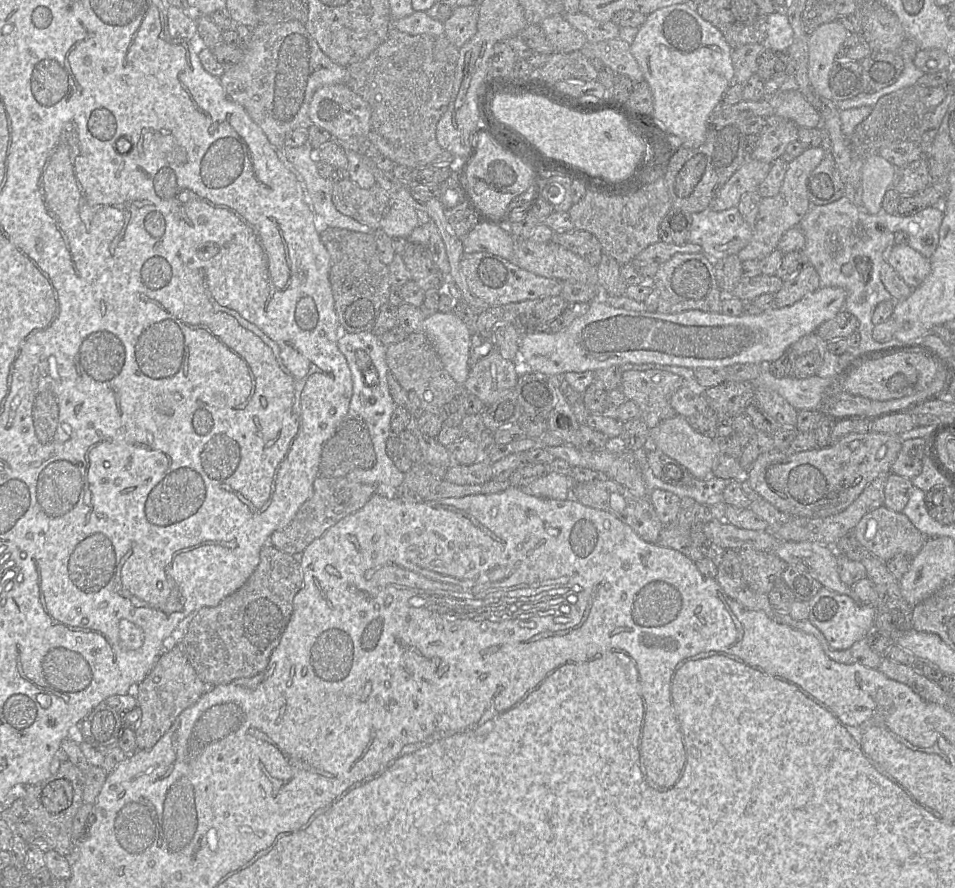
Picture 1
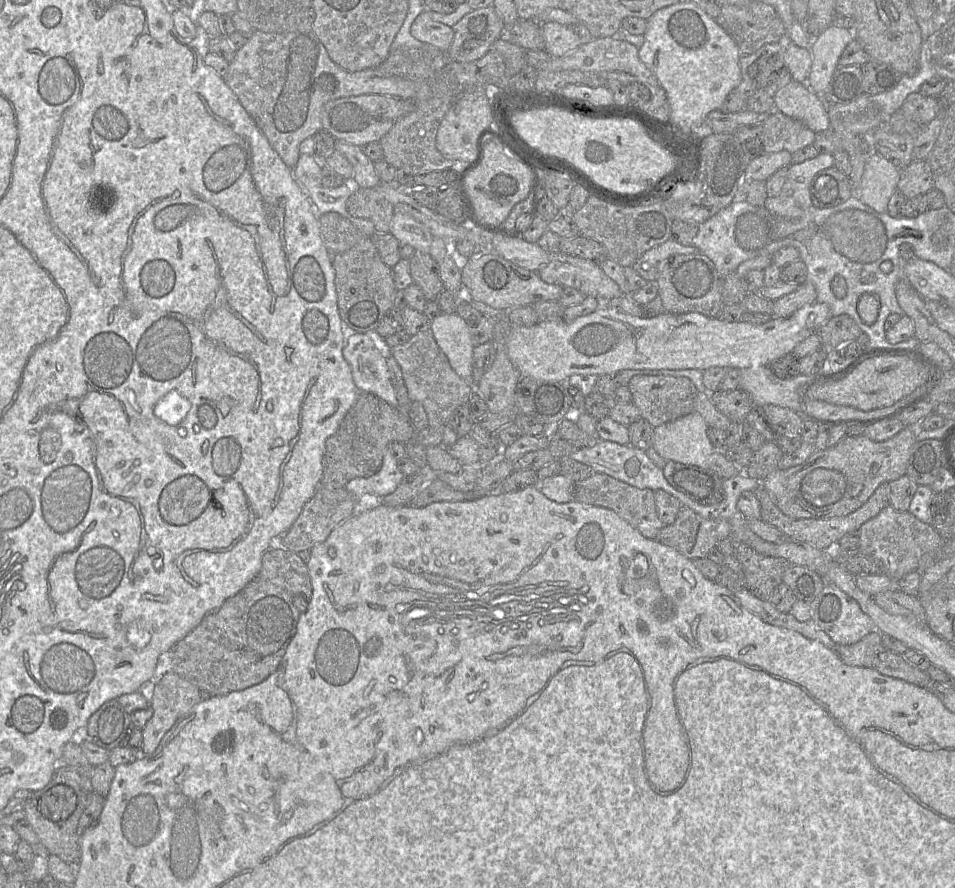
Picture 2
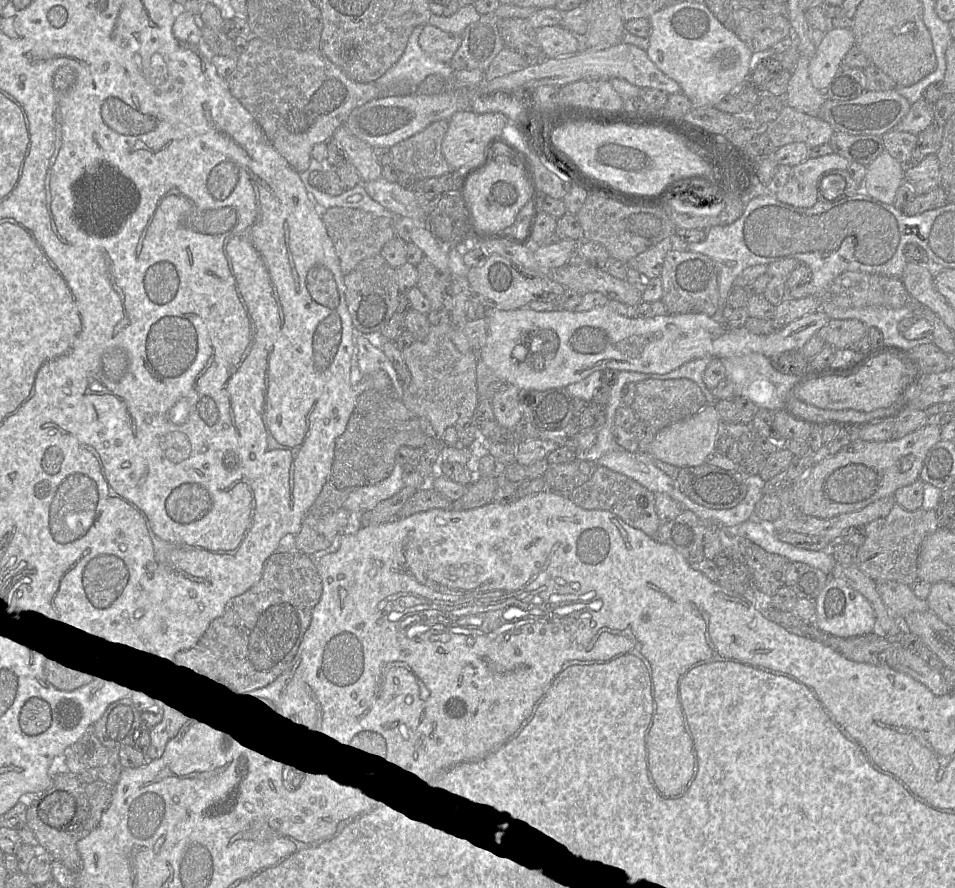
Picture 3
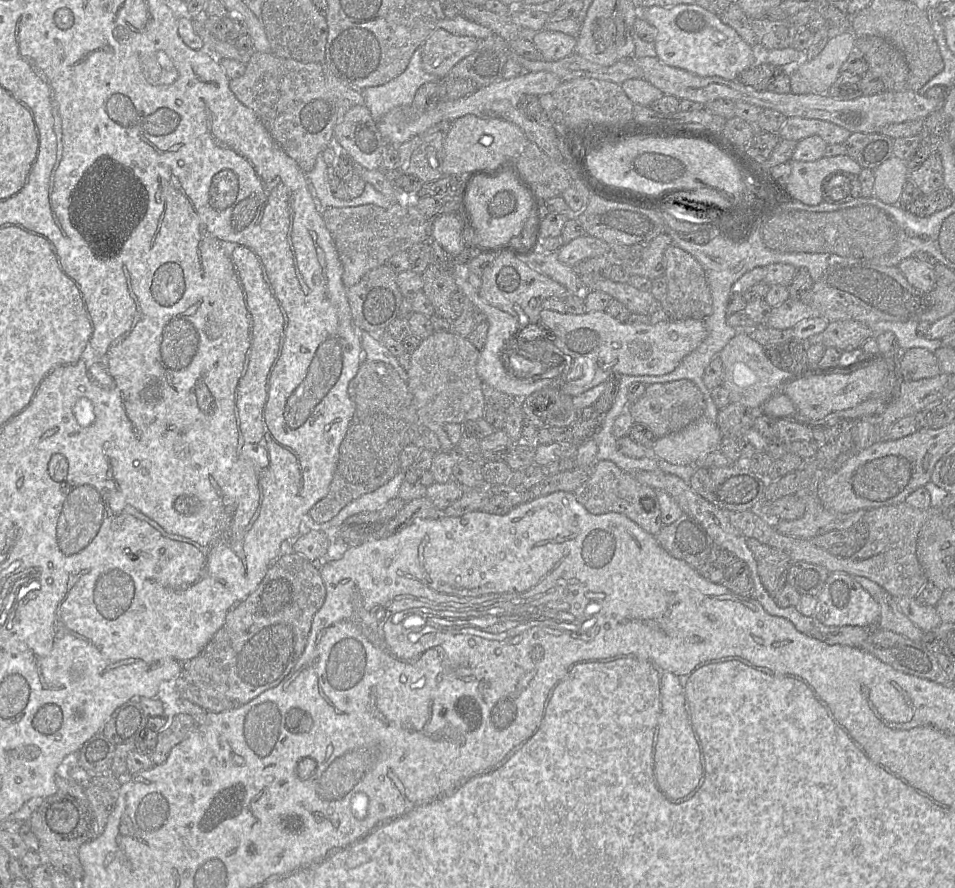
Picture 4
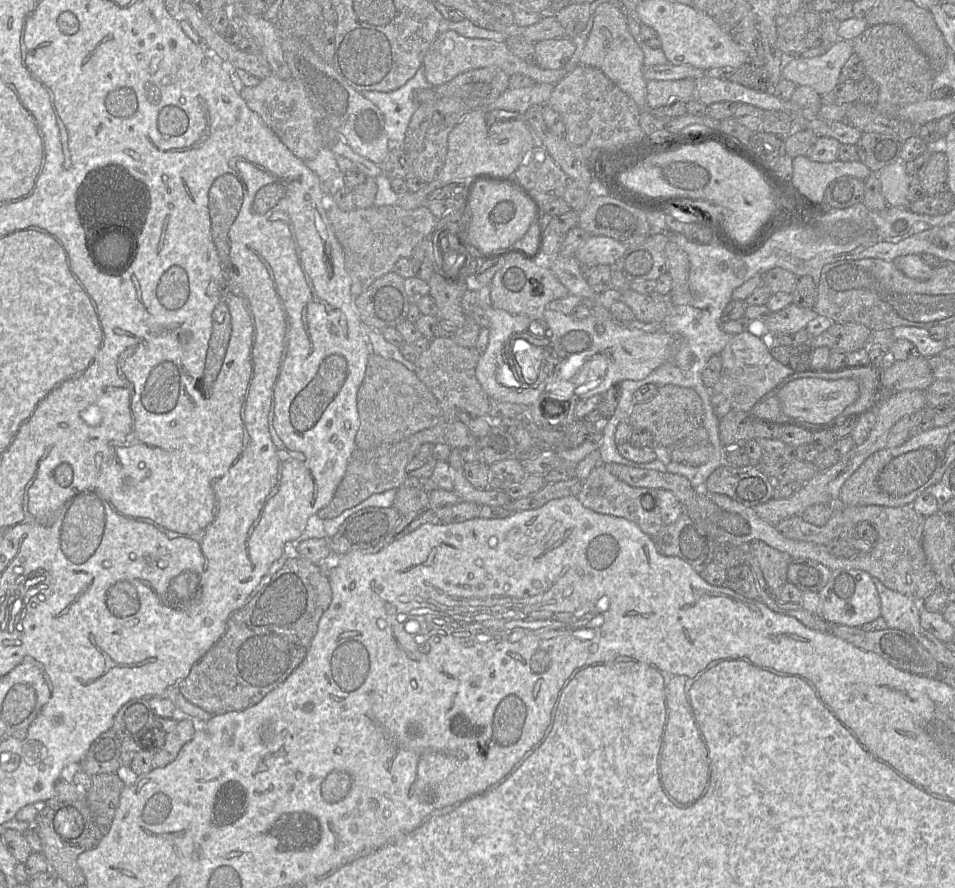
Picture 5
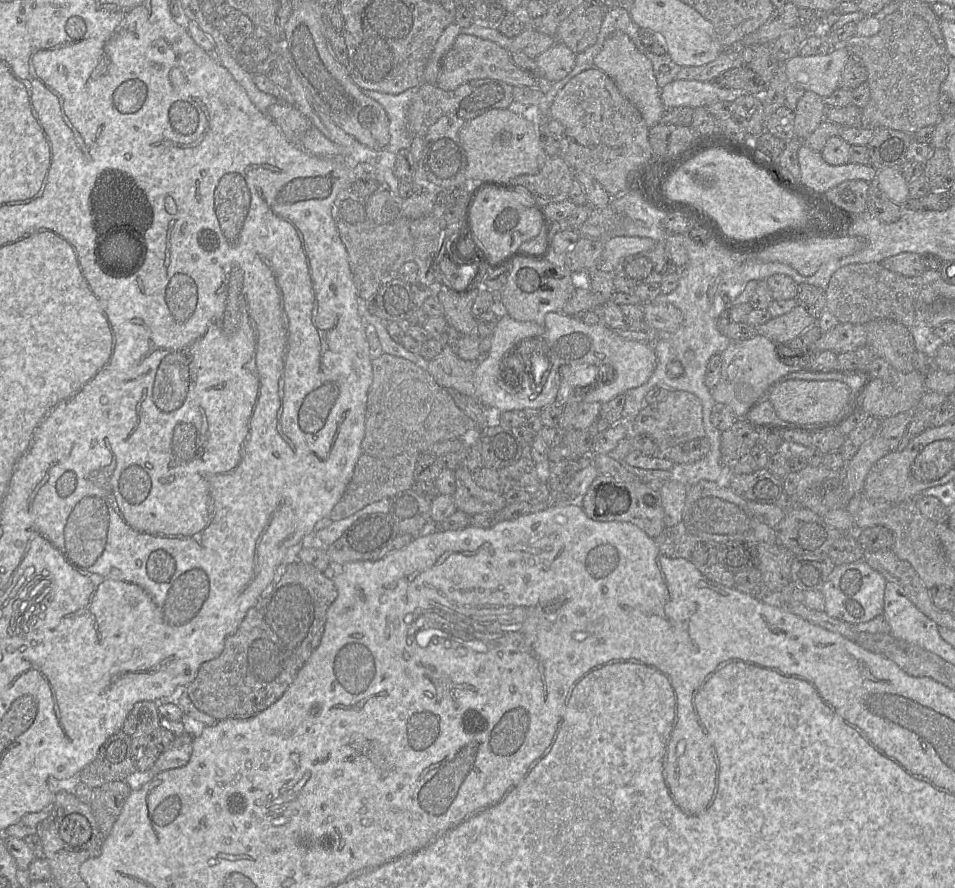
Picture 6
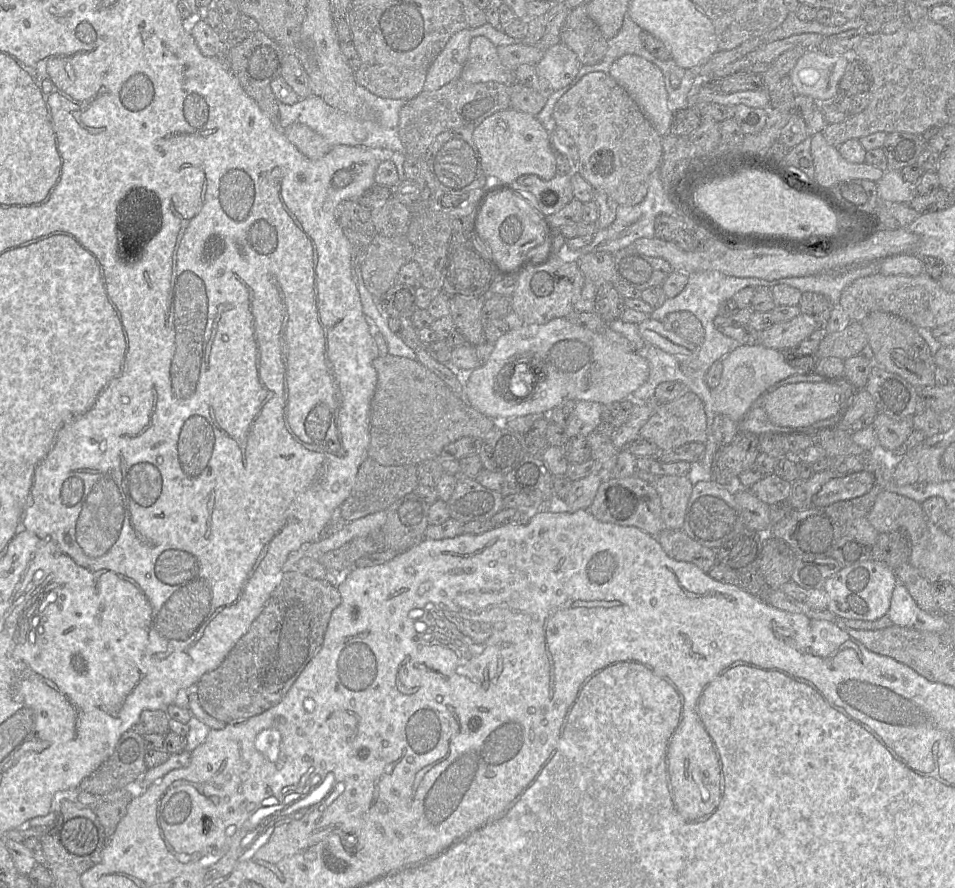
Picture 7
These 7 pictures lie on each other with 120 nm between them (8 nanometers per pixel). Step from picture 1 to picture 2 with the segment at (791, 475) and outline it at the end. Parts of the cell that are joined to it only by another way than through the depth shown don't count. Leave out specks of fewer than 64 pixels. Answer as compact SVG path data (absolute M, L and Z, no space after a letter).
M905 427L892 438L877 442L865 435L848 436L837 445L816 450L802 464L775 469L762 482L764 489L778 508L793 519L830 519L846 516L860 508L883 483L890 483L906 475L912 448L917 442L917 427Z

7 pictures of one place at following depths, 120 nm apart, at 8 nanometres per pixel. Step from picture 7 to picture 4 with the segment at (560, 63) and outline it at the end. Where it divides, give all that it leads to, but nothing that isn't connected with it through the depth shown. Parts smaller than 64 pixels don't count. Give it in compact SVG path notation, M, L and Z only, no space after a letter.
M541 30L530 35L543 60L557 61L575 51L577 38L559 31Z

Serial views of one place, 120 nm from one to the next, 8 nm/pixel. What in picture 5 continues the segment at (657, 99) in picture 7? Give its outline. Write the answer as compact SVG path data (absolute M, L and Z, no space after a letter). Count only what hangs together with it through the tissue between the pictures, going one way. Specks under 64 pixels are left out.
M613 1L604 2L596 8L580 61L581 65L600 69L641 110L650 110L647 106L647 80L643 75L644 53L629 32L626 13L615 6Z

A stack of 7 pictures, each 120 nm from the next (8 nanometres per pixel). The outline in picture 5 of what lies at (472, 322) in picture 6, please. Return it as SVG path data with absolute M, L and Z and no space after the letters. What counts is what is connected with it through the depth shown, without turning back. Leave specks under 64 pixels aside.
M434 273L428 281L429 295L434 299L438 308L438 317L462 327L467 316L461 307L461 300L468 287L465 282L453 282L453 278L445 279Z

